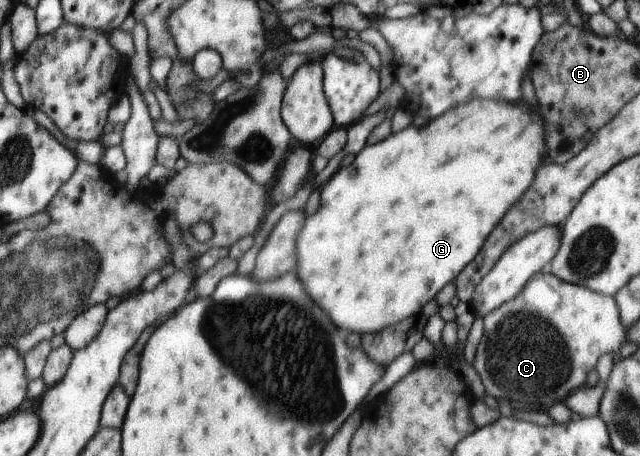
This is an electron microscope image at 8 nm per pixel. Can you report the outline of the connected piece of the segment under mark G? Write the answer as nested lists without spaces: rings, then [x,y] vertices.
[[[473,99],[469,104],[451,107],[449,112],[441,114],[437,120],[431,120],[427,126],[417,128],[410,124],[405,129],[391,133],[377,144],[366,144],[349,166],[340,167],[336,173],[320,188],[320,207],[313,216],[306,216],[305,224],[296,240],[296,257],[299,263],[299,278],[307,288],[307,294],[329,314],[335,326],[359,334],[379,334],[380,330],[409,318],[422,310],[429,300],[456,276],[477,256],[485,239],[491,236],[499,224],[503,223],[506,212],[524,195],[534,181],[536,170],[543,164],[548,154],[545,142],[544,118],[540,109],[535,112],[528,104],[509,104],[503,99]]]

